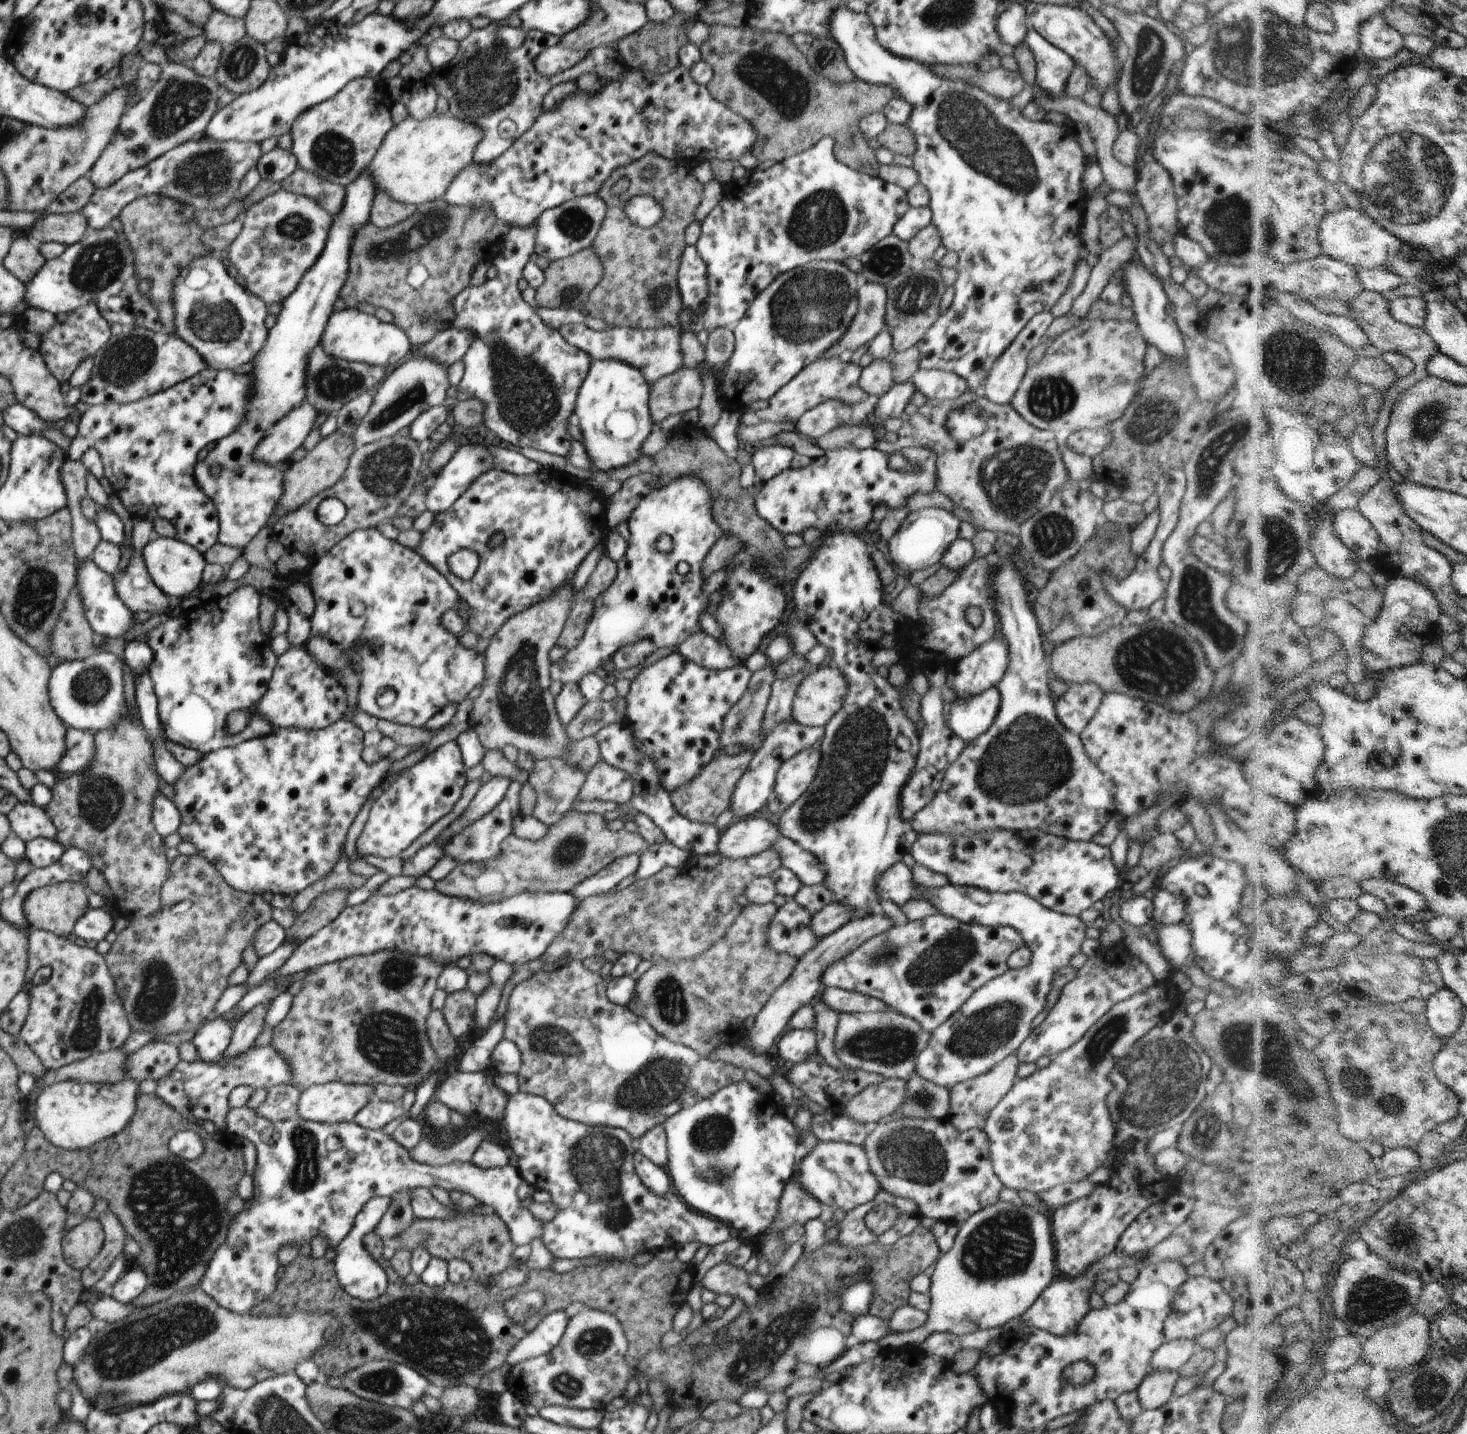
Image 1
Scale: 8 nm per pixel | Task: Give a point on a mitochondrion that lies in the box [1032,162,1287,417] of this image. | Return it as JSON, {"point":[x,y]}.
{"point":[1232,223]}

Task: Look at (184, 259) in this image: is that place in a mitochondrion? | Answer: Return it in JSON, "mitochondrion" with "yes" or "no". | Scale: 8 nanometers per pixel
{"mitochondrion":"no"}

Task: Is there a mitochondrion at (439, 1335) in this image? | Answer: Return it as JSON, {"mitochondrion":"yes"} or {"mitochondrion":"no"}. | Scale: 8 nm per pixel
{"mitochondrion":"yes"}

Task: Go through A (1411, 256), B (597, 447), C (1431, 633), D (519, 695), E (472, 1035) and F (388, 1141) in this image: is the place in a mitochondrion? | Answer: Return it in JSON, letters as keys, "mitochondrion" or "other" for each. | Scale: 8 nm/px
{"A":"mitochondrion","B":"other","C":"other","D":"mitochondrion","E":"other","F":"other"}

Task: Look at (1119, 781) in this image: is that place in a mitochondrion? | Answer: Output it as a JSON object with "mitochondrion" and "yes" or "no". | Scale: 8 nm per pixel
{"mitochondrion":"no"}

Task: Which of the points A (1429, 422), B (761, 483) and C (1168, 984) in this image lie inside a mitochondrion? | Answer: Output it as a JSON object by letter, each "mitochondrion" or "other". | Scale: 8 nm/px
{"A":"mitochondrion","B":"other","C":"other"}

